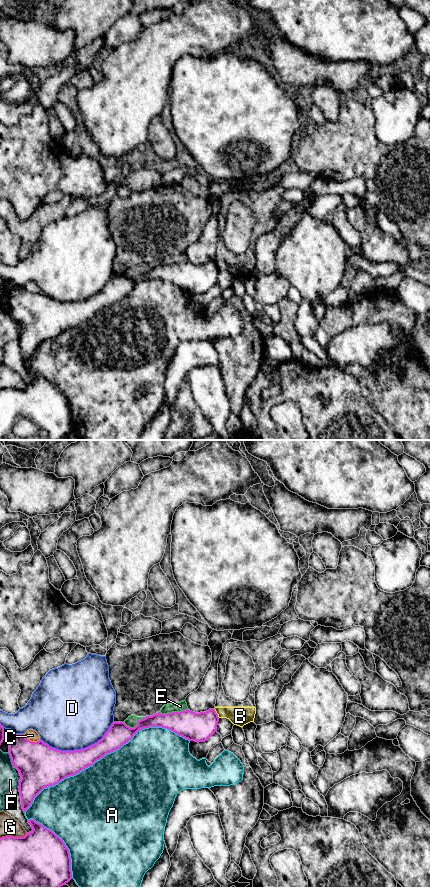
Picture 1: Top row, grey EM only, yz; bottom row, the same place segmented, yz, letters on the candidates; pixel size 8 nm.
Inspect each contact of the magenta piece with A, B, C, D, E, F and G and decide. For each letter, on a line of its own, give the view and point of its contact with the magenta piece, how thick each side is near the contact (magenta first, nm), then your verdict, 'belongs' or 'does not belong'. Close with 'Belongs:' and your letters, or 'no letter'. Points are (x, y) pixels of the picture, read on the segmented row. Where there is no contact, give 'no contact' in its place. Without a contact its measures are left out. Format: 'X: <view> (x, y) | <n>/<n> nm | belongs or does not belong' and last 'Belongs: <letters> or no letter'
A: yz (104, 755) | 180/480 nm | does not belong
B: yz (216, 713) | 240/160 nm | does not belong
C: yz (31, 741) | 360/90 nm | does not belong
D: yz (79, 750) | 260/480 nm | does not belong
E: yz (173, 712) | 240/80 nm | does not belong
F: yz (11, 759) | 360/140 nm | does not belong
G: yz (13, 837) | 460/150 nm | does not belong
Belongs: no letter

